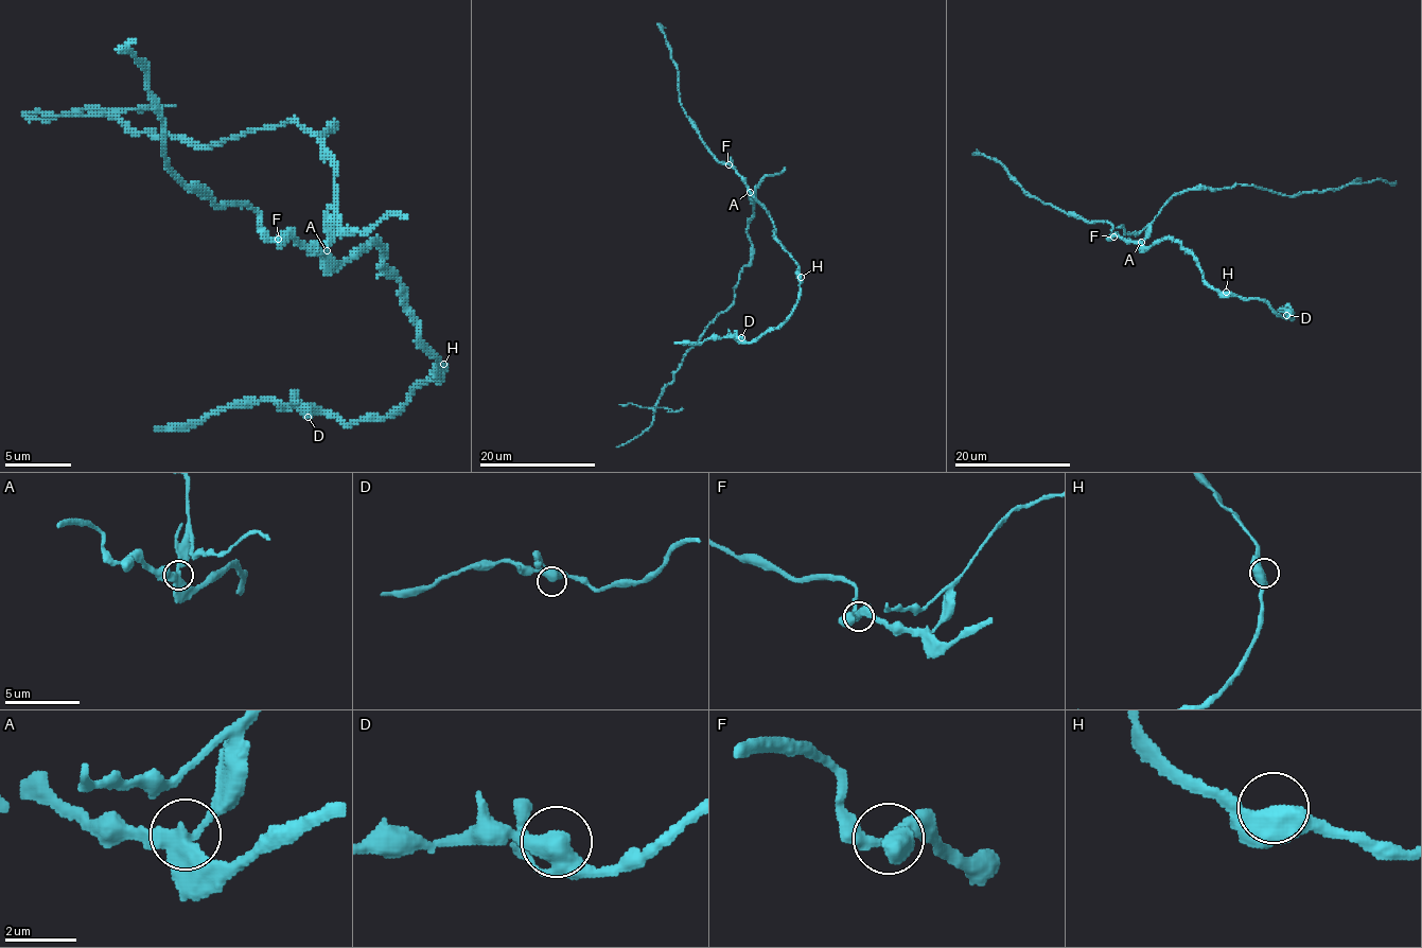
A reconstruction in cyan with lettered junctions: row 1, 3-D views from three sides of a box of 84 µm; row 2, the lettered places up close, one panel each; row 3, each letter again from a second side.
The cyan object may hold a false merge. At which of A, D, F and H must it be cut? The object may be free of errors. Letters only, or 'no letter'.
A

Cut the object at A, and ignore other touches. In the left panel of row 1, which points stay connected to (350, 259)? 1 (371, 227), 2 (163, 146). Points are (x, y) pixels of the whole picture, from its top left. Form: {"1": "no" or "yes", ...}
{"1": "no", "2": "yes"}

